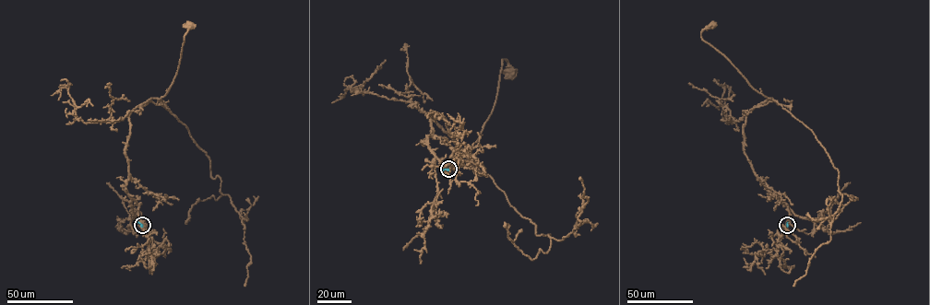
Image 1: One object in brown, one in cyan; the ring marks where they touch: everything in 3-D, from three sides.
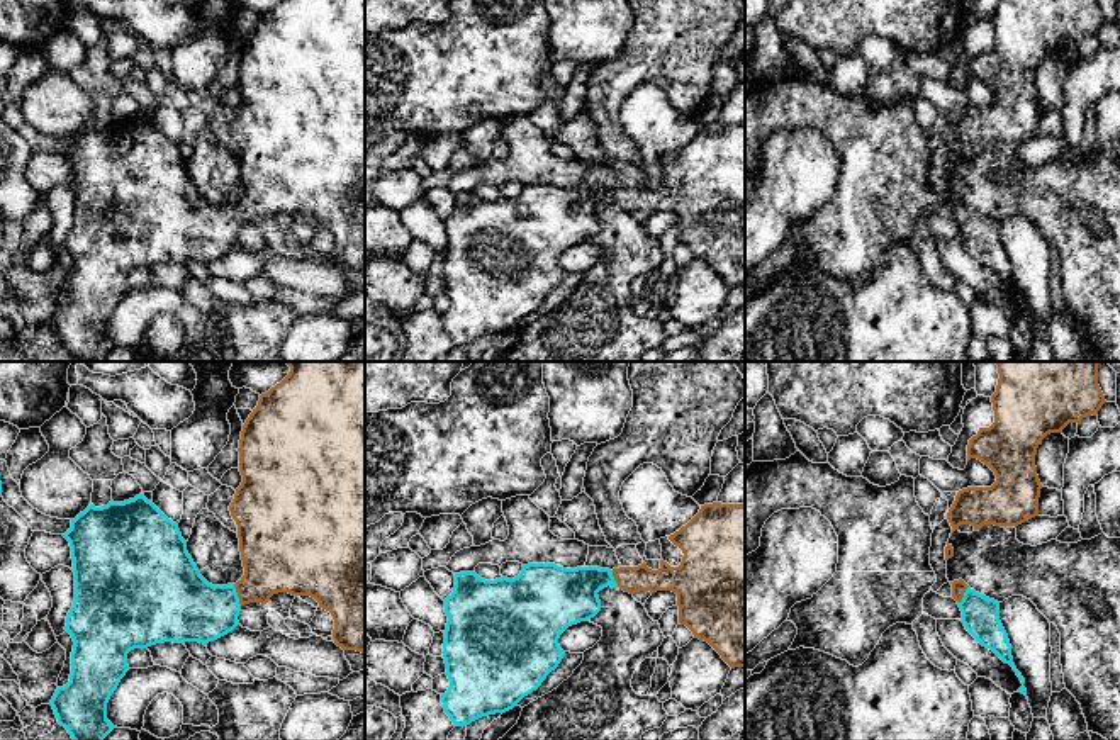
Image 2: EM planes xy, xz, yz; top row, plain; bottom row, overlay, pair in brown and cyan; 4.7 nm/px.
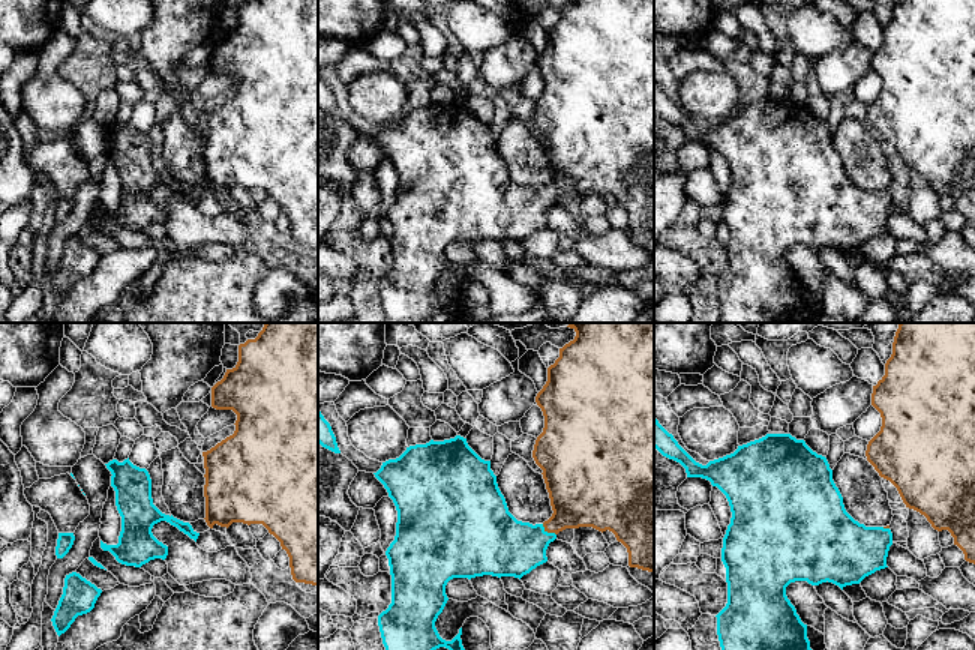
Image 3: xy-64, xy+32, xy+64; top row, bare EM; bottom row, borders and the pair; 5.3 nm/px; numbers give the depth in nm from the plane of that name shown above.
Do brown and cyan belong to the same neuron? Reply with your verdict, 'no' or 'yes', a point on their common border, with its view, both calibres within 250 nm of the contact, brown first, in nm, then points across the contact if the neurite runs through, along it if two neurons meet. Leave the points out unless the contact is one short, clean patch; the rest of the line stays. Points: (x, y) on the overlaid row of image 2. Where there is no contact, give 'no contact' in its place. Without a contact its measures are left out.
yes; contact xy (238, 594); calibres 320 and 320 nm; way xy (277, 559), (238, 594), (216, 608), (187, 608)

